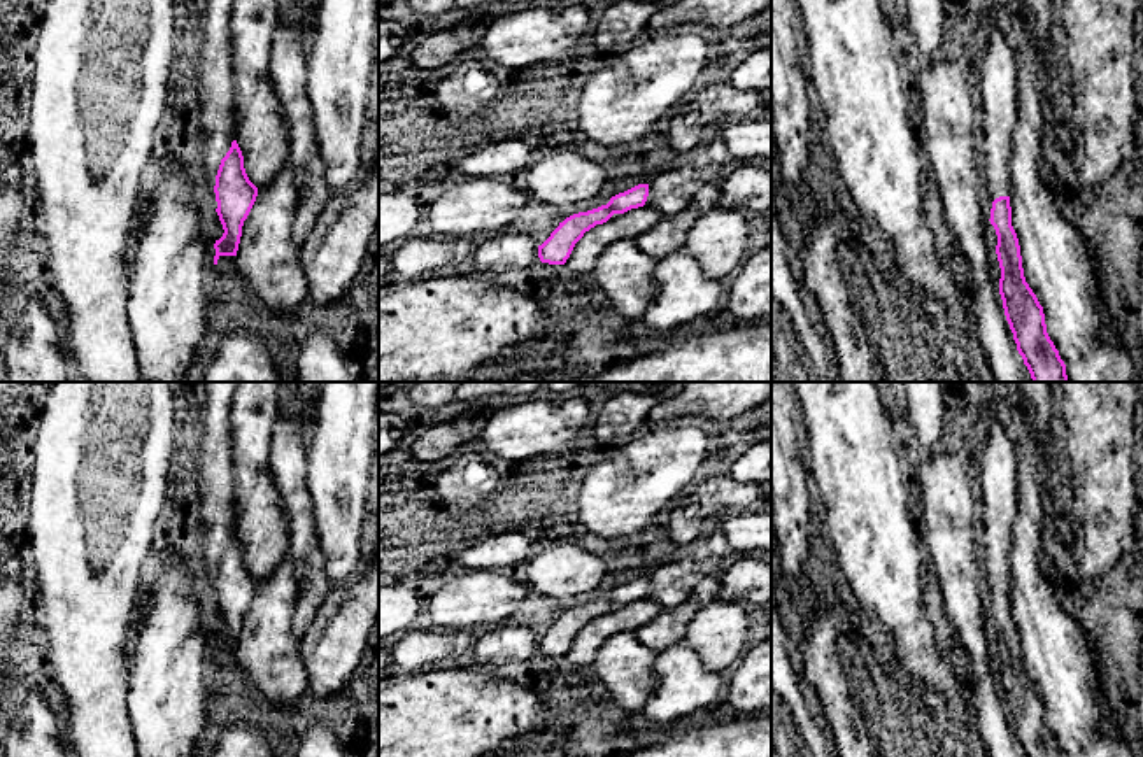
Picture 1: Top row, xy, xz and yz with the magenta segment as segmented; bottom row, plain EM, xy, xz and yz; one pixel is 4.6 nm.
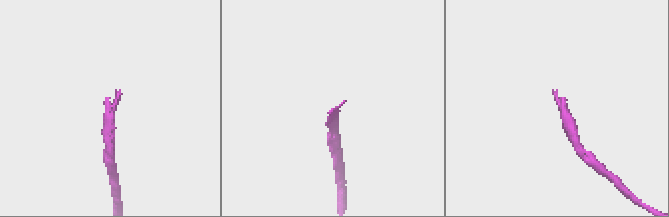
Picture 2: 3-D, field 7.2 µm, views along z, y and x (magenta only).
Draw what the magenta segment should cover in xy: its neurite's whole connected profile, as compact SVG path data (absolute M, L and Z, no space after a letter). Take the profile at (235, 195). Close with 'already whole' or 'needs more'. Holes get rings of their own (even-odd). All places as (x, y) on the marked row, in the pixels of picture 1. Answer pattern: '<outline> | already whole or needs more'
M207 0L196 19L203 28L203 42L195 53L191 68L198 95L202 142L200 184L210 184L216 193L223 237L216 240L214 265L221 256L237 256L242 226L247 219L258 187L249 180L244 156L235 140L233 121L233 63L230 16L235 0Z | needs more

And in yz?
M992 7L982 18L985 42L976 61L983 107L983 186L992 209L990 224L997 235L1001 268L999 294L1017 350L1033 382L1068 382L1066 364L1047 333L1043 307L1024 277L1017 233L1012 226L1010 158L1019 119L1017 67L1012 32Z | needs more

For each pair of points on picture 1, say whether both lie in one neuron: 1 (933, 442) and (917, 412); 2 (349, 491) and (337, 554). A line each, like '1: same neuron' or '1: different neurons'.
1: same neuron
2: same neuron

